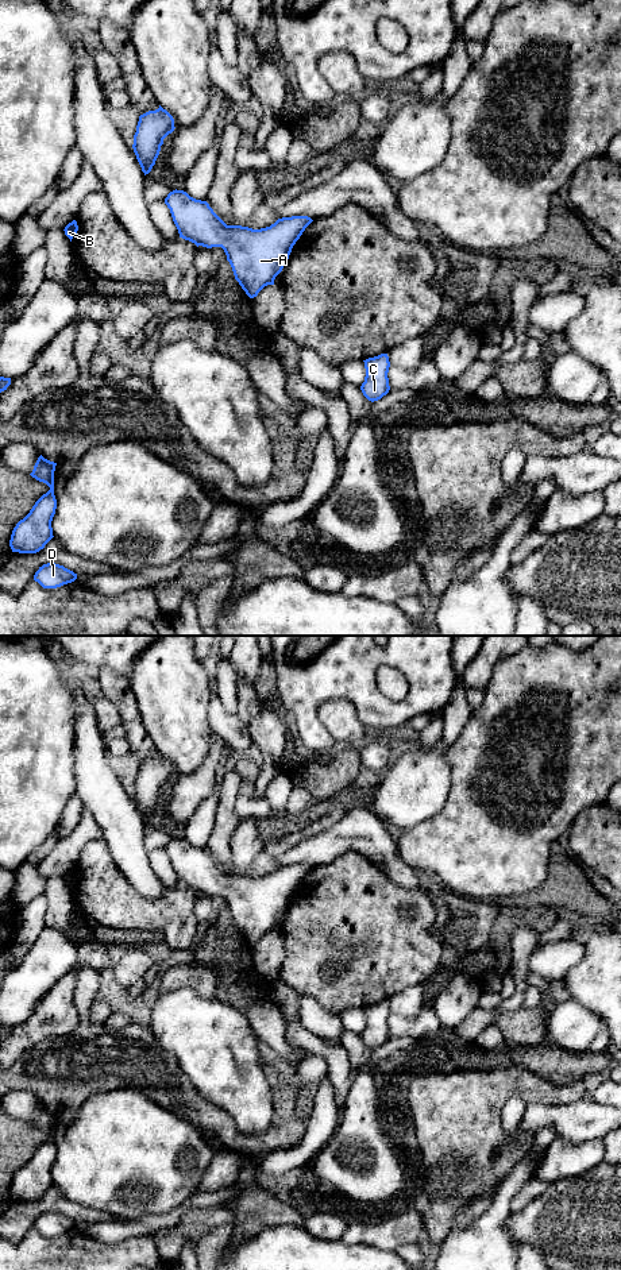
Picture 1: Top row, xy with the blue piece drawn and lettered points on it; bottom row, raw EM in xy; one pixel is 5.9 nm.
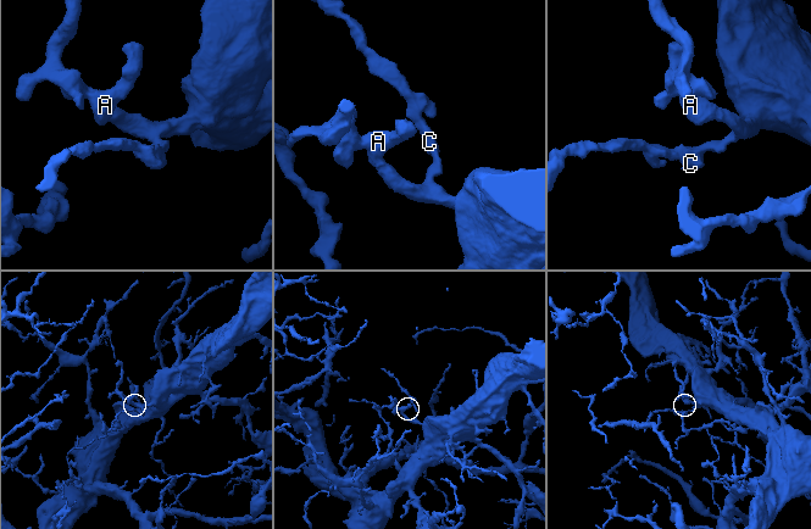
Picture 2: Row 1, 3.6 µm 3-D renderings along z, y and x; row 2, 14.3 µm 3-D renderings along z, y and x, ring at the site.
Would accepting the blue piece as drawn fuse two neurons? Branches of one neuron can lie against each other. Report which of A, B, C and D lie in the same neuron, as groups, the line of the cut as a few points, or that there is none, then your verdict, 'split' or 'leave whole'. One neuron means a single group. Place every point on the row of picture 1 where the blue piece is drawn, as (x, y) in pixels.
A B C D | no cut | leave whole

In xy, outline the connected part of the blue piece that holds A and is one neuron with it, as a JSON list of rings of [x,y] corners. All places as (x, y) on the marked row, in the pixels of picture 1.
[[[173,190],[165,198],[180,238],[197,247],[221,247],[235,279],[250,298],[267,285],[274,285],[293,246],[313,221],[308,216],[278,219],[261,229],[227,225],[207,201],[196,200],[184,190]]]

